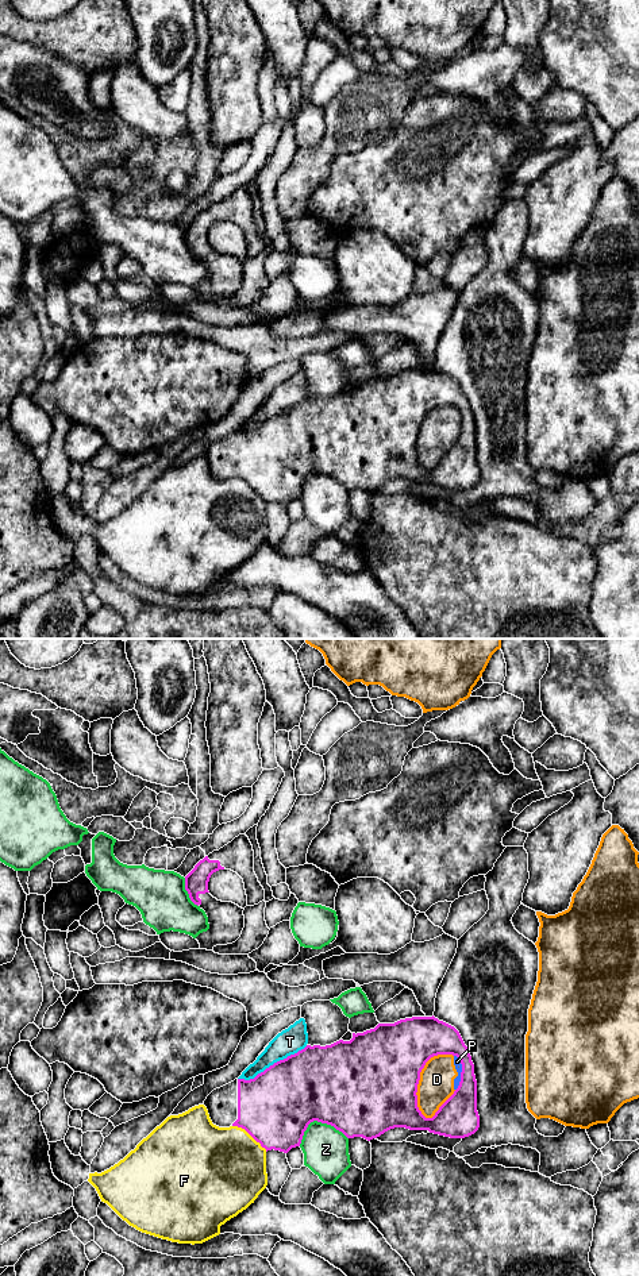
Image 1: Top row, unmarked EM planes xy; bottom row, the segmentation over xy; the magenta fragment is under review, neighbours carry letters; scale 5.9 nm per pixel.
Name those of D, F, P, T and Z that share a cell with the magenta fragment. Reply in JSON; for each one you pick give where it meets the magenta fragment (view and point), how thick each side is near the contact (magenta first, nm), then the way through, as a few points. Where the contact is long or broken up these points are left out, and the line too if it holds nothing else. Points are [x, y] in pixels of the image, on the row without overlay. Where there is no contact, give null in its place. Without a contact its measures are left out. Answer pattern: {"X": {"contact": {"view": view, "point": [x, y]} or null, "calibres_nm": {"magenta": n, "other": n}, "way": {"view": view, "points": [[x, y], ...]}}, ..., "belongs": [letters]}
{"belongs": []}

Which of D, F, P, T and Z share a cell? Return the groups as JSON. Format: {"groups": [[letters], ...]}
{"groups": [["D", "P"], ["F"], ["T"], ["Z"]]}

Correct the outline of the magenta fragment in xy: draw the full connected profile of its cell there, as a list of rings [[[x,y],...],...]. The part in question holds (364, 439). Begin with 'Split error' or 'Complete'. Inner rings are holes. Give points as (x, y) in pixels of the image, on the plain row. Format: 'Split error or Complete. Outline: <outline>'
Split error. Outline: [[[412,369],[394,375],[378,375],[363,385],[353,385],[350,393],[339,392],[331,397],[307,397],[258,425],[254,431],[235,431],[213,442],[203,455],[213,477],[219,479],[238,478],[245,481],[262,500],[288,505],[300,498],[304,483],[313,473],[334,478],[347,490],[362,489],[367,493],[394,479],[428,482],[430,485],[465,490],[480,479],[477,463],[477,432],[474,416],[459,383],[438,370]],[[438,406],[453,406],[461,412],[461,433],[454,446],[439,459],[432,470],[426,470],[417,459],[417,436],[426,415]]]

